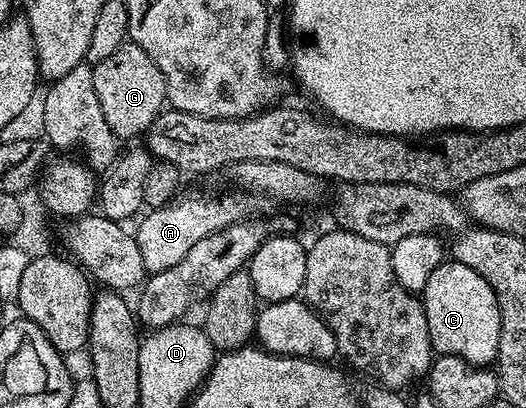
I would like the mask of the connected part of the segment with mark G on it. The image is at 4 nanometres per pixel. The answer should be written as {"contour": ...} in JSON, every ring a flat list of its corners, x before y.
{"contour":[[131,40,107,55,98,65,92,66,93,78,95,79,95,95,99,95,99,107,103,107,103,115,107,119,107,127,118,139,125,137,137,137,148,133,153,121,166,108,167,98,165,95,165,80,163,71,139,47]]}

